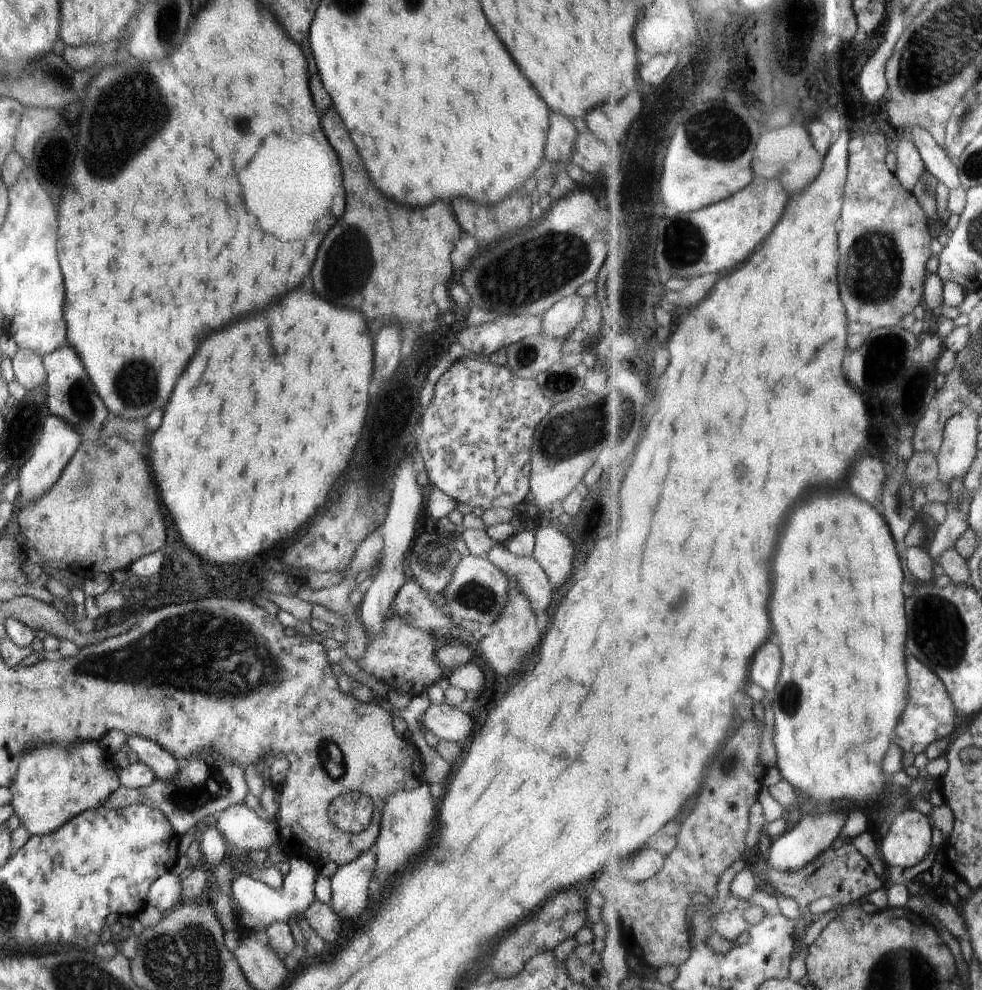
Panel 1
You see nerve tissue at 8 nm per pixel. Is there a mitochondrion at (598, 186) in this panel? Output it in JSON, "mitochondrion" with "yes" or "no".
{"mitochondrion":"no"}

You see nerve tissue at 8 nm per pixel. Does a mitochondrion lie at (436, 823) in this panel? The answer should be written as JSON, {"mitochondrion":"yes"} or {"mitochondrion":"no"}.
{"mitochondrion":"no"}

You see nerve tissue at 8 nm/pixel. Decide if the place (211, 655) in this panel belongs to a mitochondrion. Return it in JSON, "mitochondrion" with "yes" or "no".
{"mitochondrion":"yes"}

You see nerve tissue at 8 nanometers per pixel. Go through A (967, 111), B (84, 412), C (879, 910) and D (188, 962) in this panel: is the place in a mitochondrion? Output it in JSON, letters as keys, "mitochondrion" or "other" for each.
{"A":"mitochondrion","B":"mitochondrion","C":"other","D":"mitochondrion"}

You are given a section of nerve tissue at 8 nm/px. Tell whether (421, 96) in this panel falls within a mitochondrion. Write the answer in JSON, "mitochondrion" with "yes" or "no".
{"mitochondrion":"no"}

